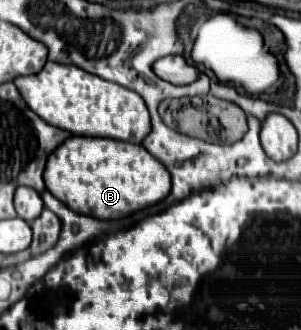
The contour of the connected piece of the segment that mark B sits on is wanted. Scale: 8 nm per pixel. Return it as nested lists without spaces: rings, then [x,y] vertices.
[[[71,136],[51,152],[45,168],[47,190],[75,212],[99,220],[113,220],[163,200],[171,190],[167,168],[141,144],[113,138]]]

